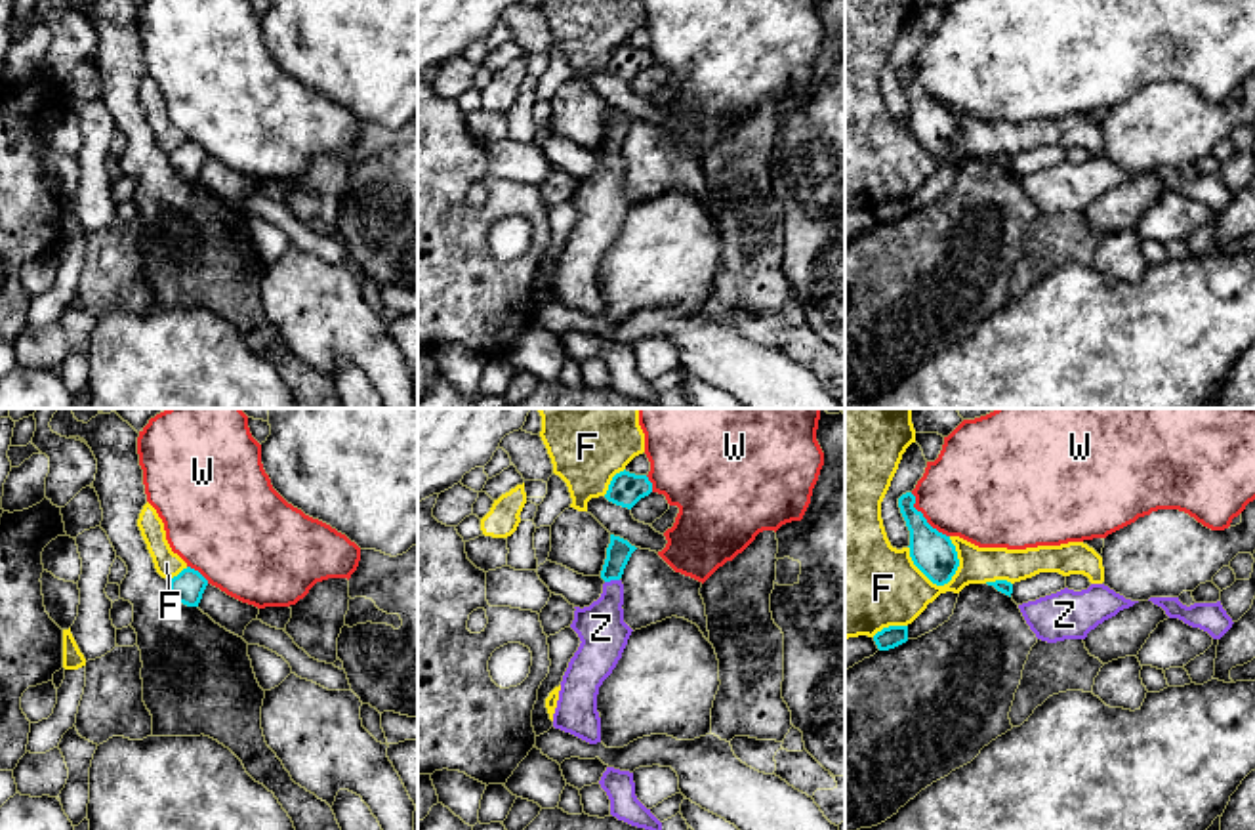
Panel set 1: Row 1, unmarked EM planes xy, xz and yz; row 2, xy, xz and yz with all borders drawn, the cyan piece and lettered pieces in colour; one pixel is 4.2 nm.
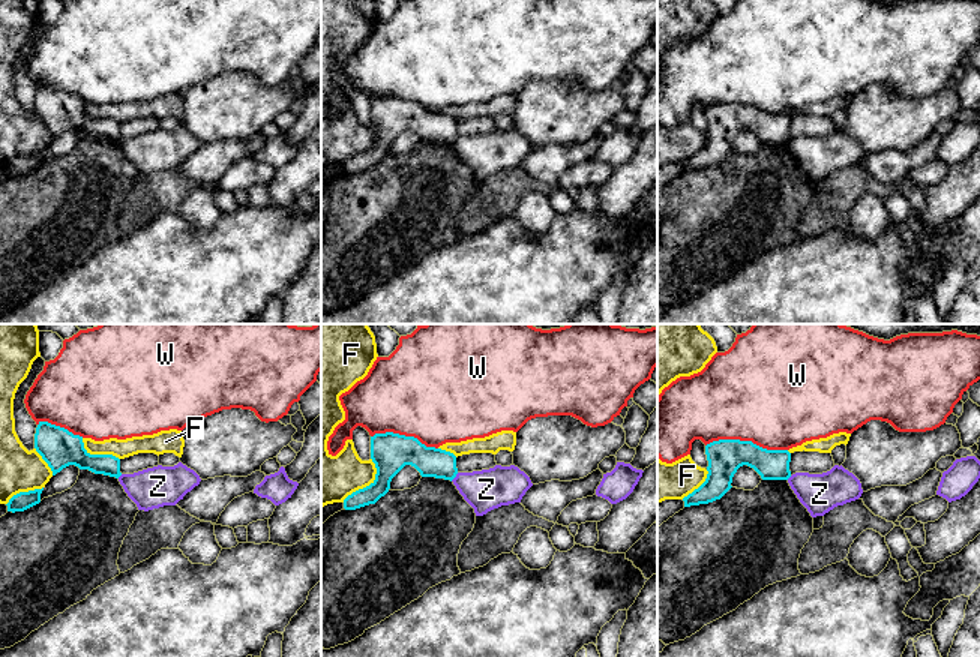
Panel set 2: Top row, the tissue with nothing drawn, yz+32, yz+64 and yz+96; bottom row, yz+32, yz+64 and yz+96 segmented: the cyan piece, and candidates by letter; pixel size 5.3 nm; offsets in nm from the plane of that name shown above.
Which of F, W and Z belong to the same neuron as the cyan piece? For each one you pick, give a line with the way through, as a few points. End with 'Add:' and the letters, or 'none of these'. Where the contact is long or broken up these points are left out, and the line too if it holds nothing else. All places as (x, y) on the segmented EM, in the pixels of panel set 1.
Add: none of these

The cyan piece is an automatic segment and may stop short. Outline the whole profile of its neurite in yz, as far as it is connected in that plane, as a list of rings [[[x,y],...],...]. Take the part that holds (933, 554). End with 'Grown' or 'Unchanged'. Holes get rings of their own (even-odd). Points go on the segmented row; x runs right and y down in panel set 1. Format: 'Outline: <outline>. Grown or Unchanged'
Outline: [[[912,492],[898,498],[900,513],[910,530],[910,557],[933,584],[944,586],[959,567],[956,546],[950,536],[933,529],[914,504],[916,496]]]. Unchanged

